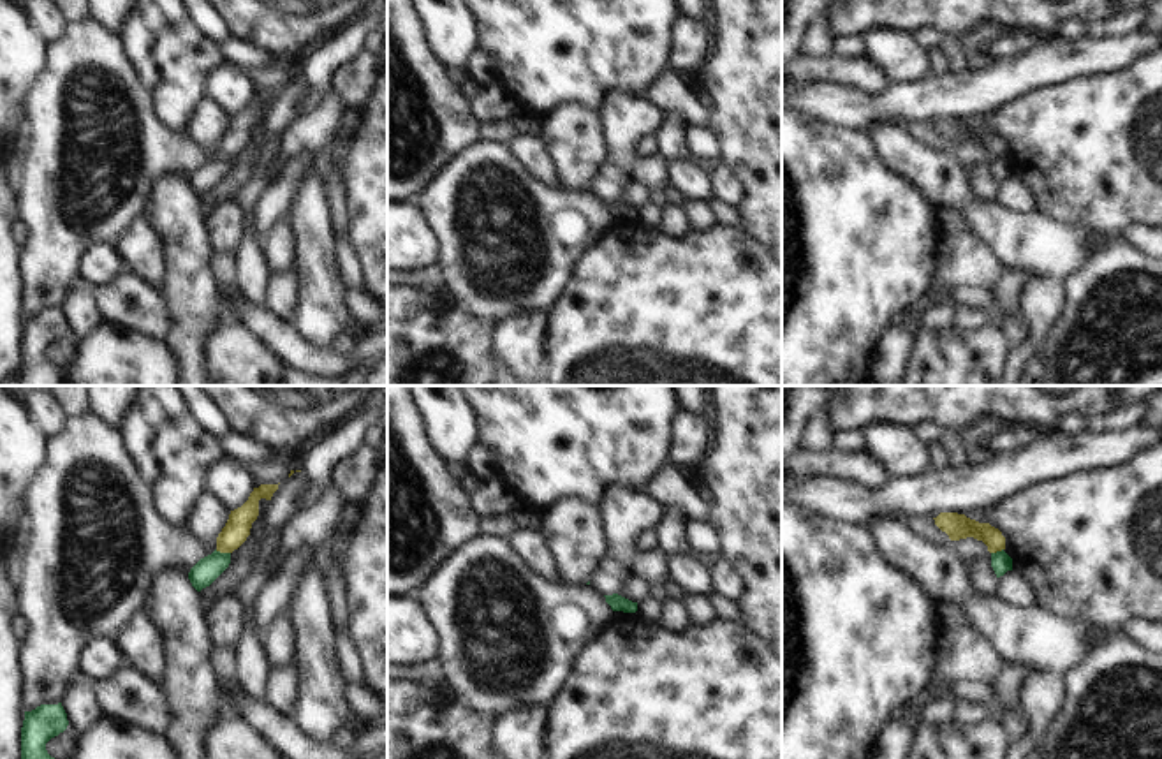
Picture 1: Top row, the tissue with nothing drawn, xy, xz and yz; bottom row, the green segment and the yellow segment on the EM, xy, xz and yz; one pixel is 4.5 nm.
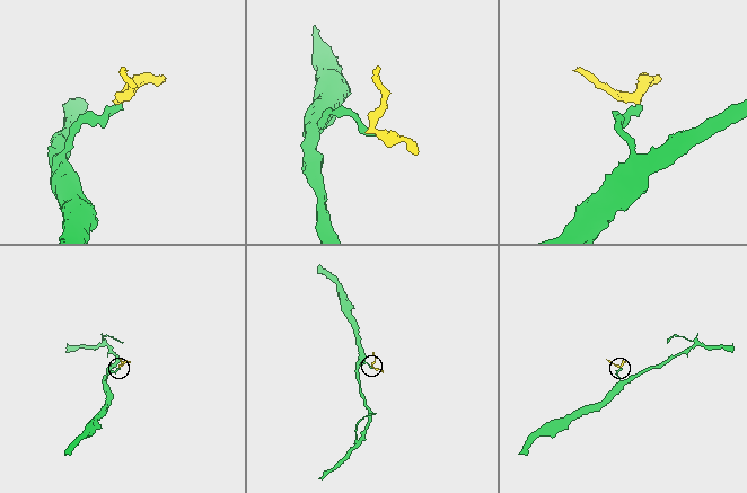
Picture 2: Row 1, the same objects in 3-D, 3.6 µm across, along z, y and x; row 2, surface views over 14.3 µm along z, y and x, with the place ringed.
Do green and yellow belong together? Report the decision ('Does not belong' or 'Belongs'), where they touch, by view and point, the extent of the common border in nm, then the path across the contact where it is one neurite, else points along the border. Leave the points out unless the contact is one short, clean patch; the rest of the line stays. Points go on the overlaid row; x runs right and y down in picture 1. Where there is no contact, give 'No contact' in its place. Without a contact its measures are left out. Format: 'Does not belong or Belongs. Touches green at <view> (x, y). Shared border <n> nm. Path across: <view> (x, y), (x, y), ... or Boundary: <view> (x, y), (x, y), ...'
Does not belong. Touches green at xy (222, 553). Shared border 70 nm. Boundary: xy (215, 550), (229, 553).

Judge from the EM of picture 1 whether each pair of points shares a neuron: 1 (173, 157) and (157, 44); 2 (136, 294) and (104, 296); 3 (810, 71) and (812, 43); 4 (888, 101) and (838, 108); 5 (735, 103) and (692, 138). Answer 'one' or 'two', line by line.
1: two
2: one
3: two
4: one
5: two

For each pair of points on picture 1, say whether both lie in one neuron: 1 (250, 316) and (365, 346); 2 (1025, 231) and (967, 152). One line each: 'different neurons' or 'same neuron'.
1: same neuron
2: different neurons

